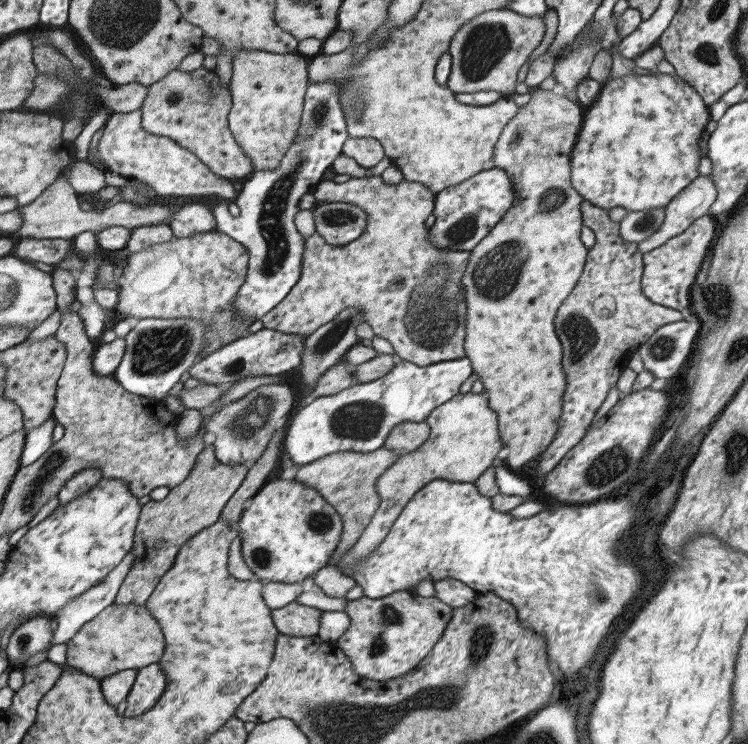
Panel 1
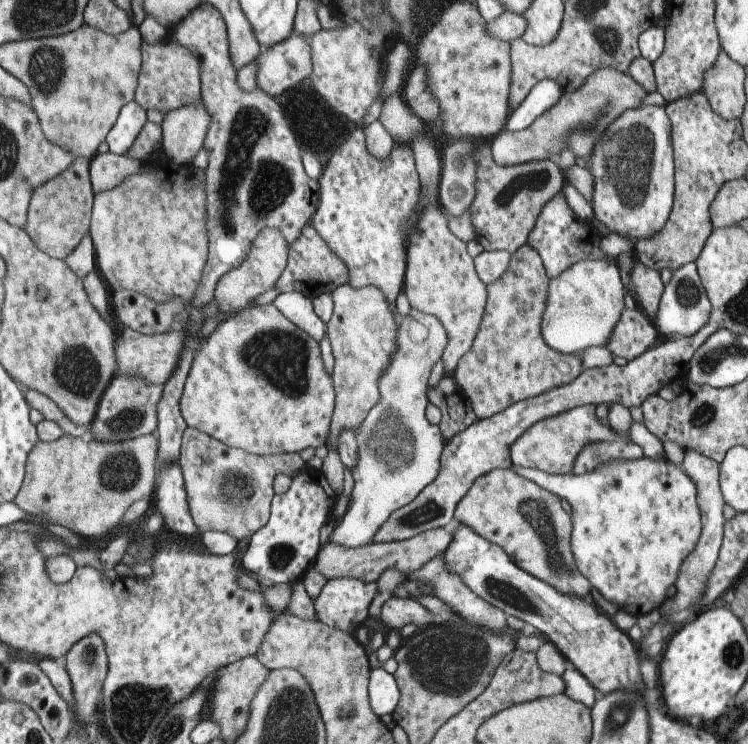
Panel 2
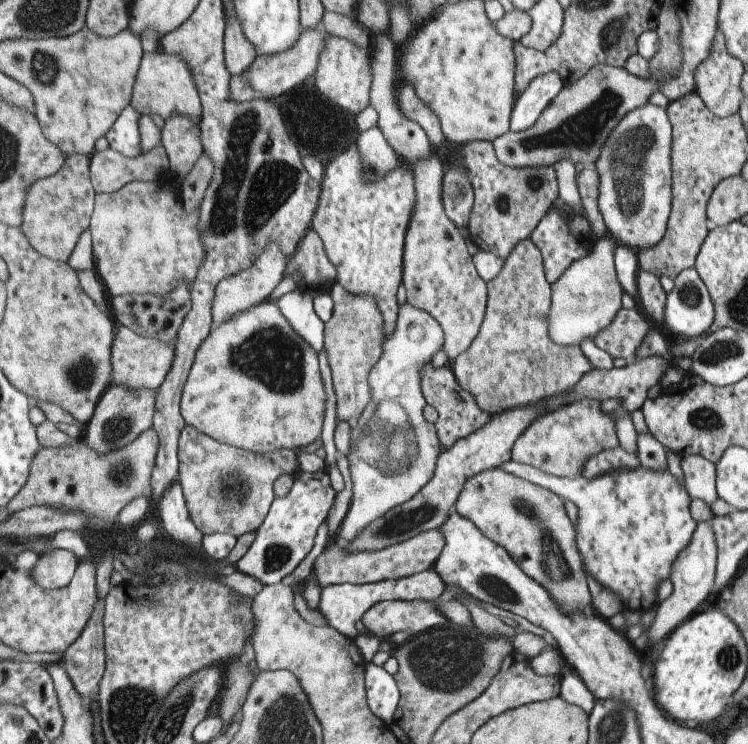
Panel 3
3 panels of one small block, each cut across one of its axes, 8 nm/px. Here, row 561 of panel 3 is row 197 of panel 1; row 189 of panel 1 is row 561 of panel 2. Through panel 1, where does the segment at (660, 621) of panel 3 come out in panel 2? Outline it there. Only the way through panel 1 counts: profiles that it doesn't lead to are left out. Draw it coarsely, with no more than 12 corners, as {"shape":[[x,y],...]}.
{"shape":[[685,450],[683,470],[697,486],[703,530],[683,560],[675,598],[659,614],[673,630],[705,592],[725,516],[719,464]]}

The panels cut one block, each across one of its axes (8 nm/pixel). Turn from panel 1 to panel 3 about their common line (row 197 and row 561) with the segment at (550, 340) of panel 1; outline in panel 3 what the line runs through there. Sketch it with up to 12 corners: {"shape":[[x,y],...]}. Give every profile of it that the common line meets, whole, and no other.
{"shape":[[495,468],[453,510],[563,612],[591,606],[557,494]]}

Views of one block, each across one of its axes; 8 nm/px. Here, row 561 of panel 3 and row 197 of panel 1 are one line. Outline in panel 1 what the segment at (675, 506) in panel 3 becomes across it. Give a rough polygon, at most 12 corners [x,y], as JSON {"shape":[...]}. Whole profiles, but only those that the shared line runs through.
{"shape":[[677,74],[607,78],[569,158],[597,208],[699,178],[709,106]]}

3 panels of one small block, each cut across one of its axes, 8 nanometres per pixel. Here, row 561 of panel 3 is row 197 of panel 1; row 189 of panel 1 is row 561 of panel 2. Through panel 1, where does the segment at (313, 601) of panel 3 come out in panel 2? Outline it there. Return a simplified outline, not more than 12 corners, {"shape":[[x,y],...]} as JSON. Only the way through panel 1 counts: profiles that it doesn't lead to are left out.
{"shape":[[443,528],[391,544],[327,542],[301,582],[315,600],[333,578],[375,582],[407,574],[445,552]]}

